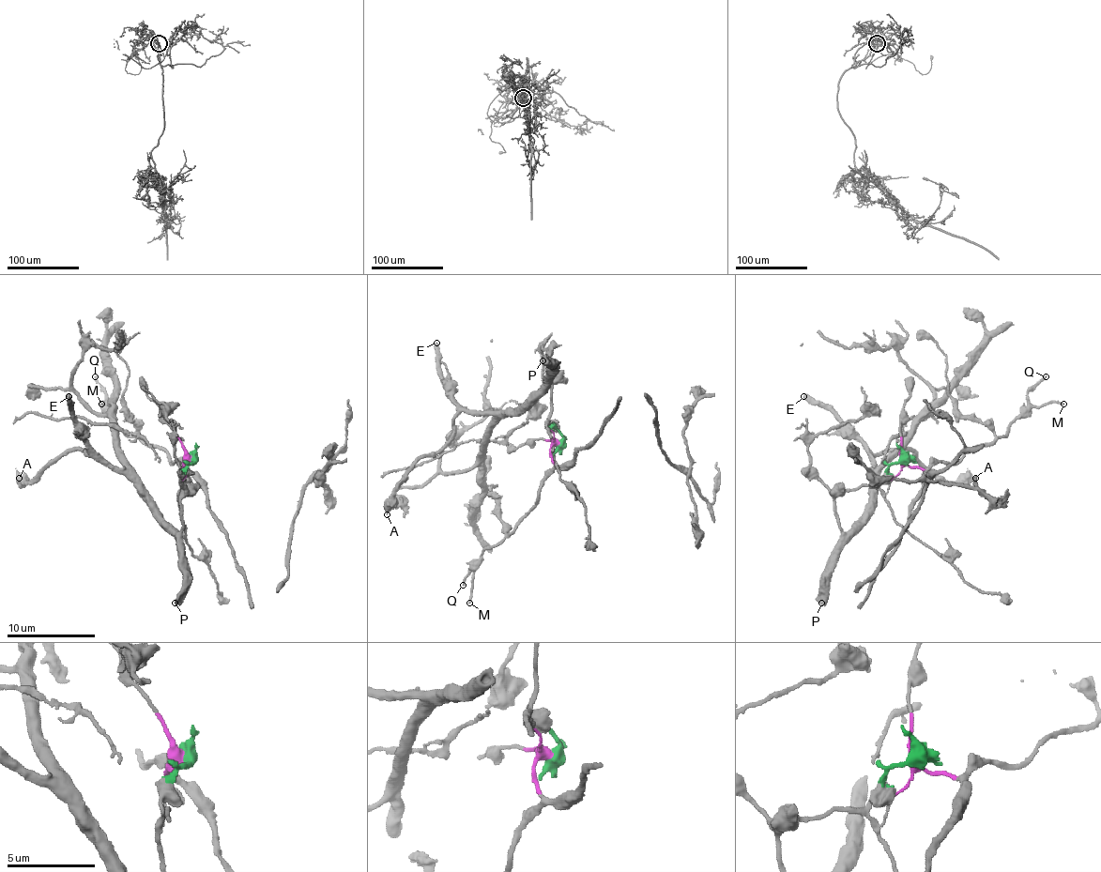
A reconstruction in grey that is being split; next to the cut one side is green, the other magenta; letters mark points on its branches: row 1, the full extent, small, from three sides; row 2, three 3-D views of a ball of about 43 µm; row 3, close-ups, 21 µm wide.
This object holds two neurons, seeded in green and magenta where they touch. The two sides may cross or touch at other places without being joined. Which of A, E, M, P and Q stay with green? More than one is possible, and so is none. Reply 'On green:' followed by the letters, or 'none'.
On green: A, E, P

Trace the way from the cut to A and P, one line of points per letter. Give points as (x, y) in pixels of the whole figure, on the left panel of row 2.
A: (191, 460), (180, 481), (178, 533), (123, 473), (85, 451), (70, 451), (57, 457), (30, 481), (19, 478)
P: (191, 460), (180, 481), (183, 595), (174, 604)

